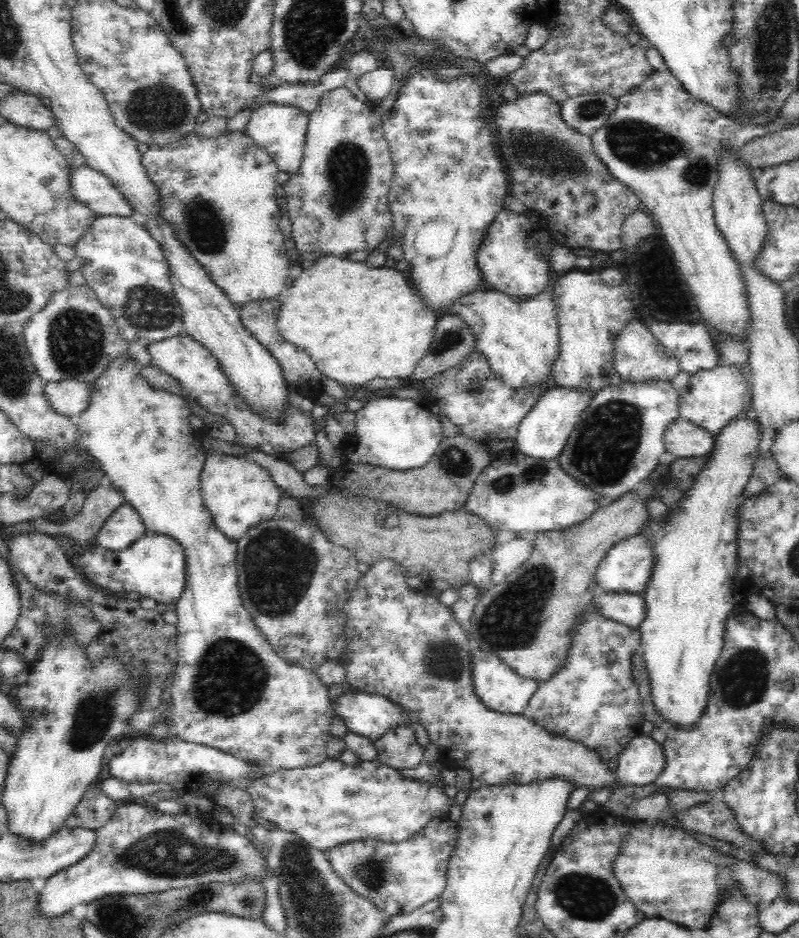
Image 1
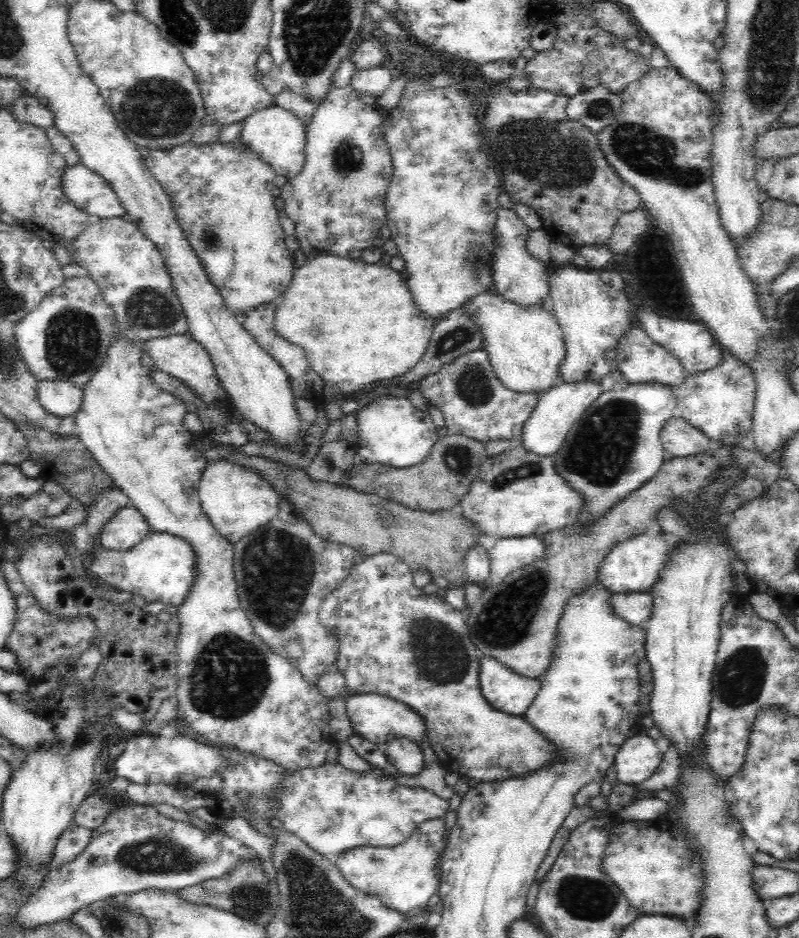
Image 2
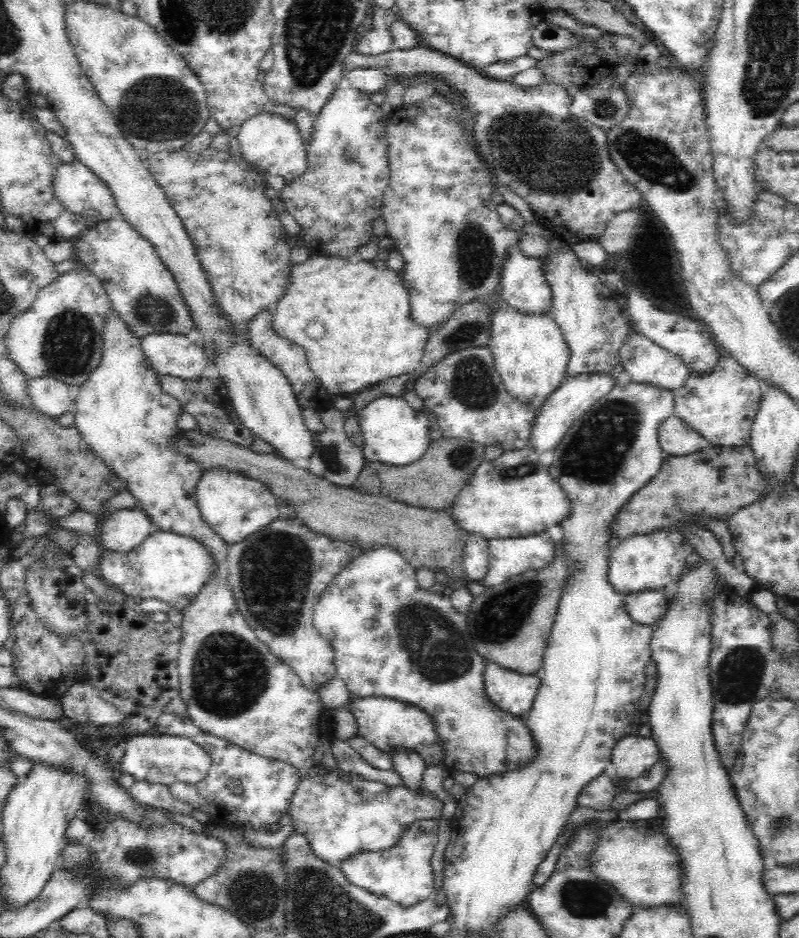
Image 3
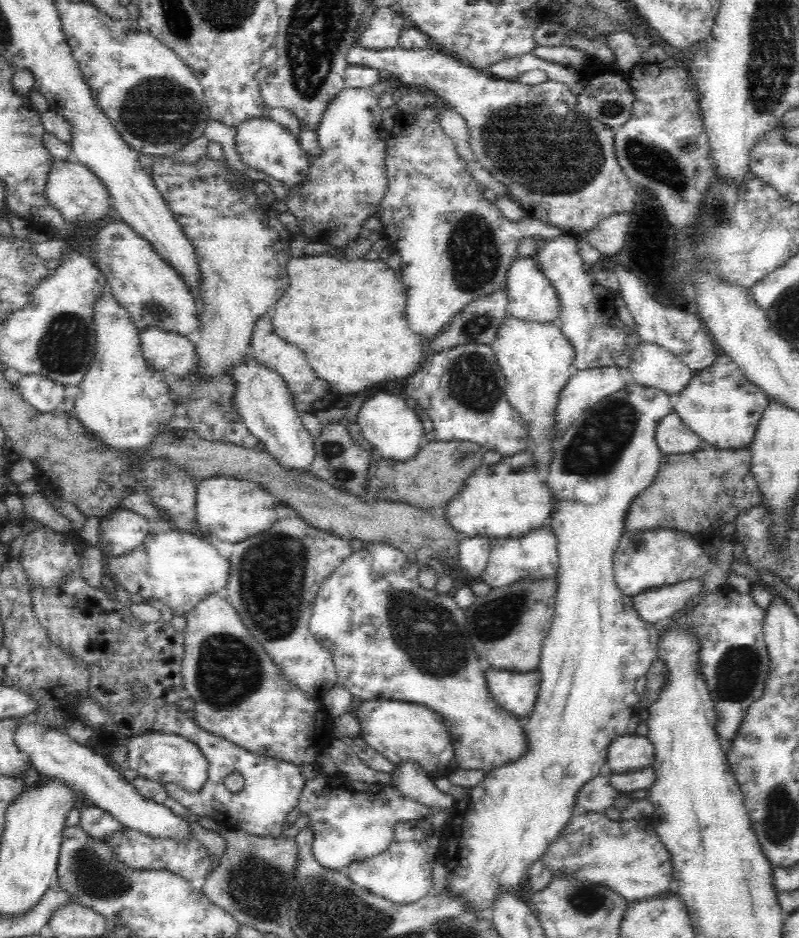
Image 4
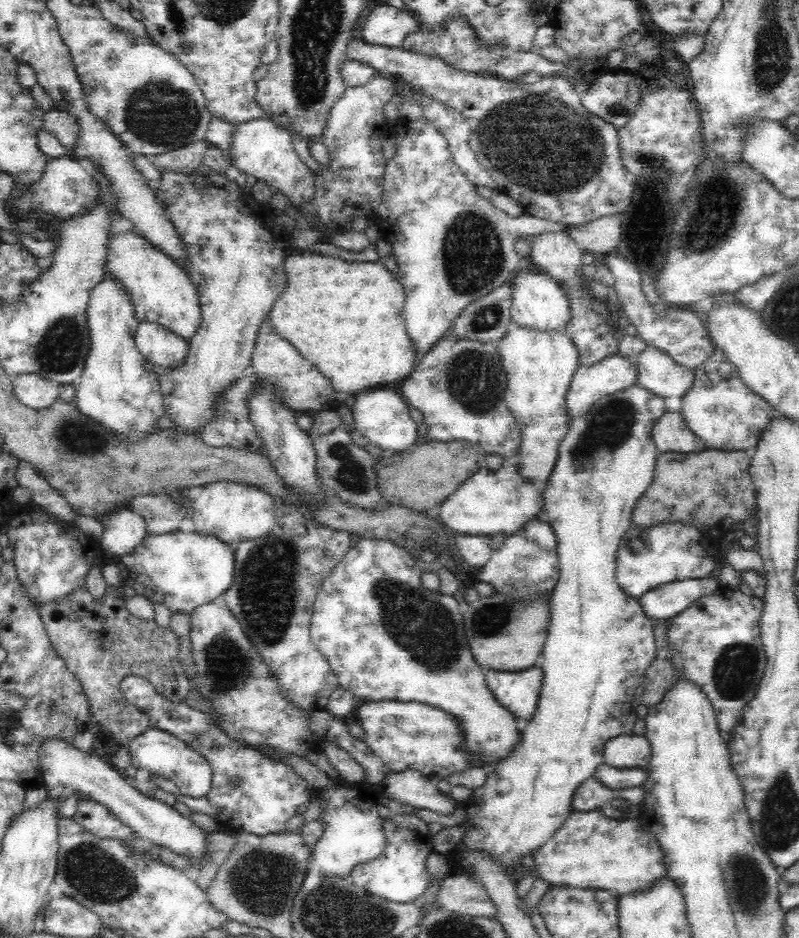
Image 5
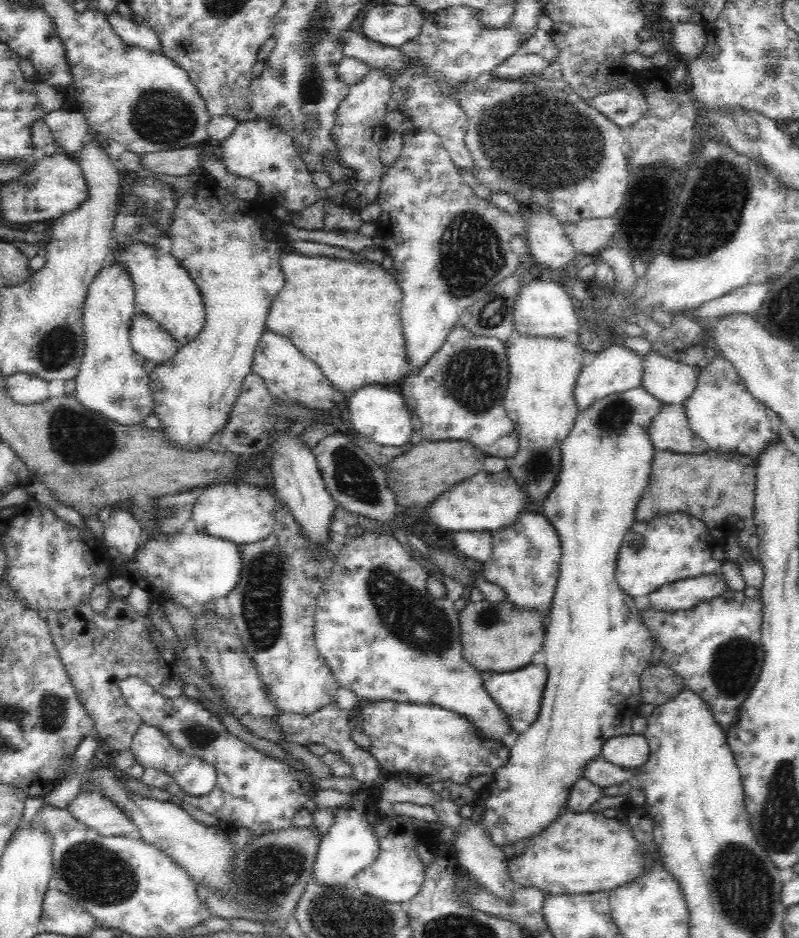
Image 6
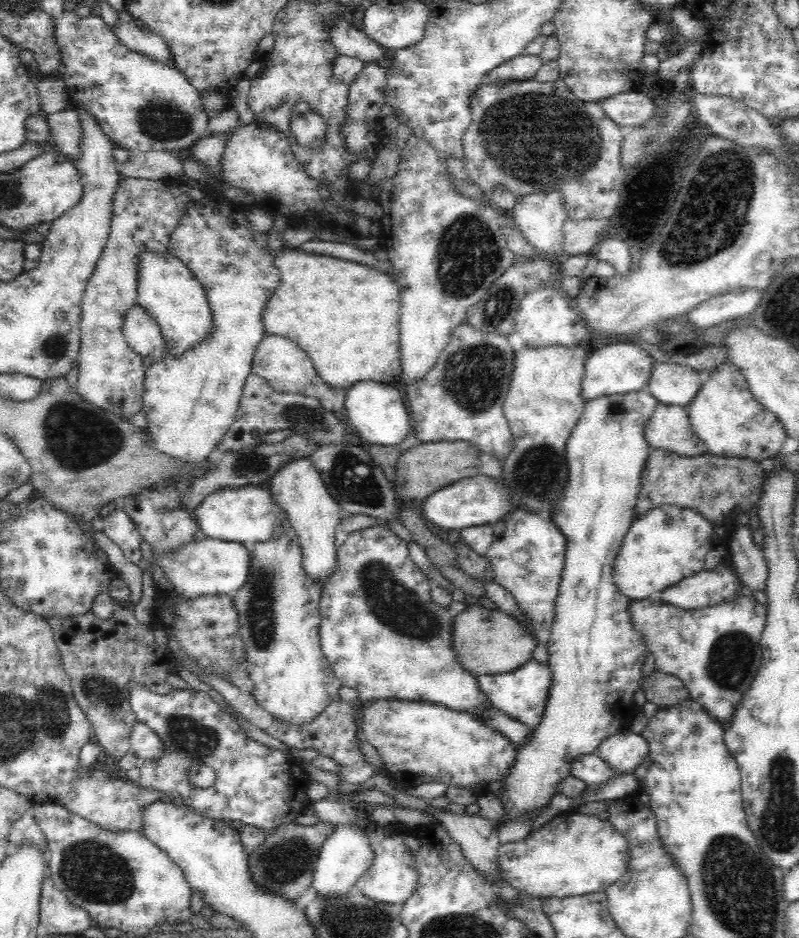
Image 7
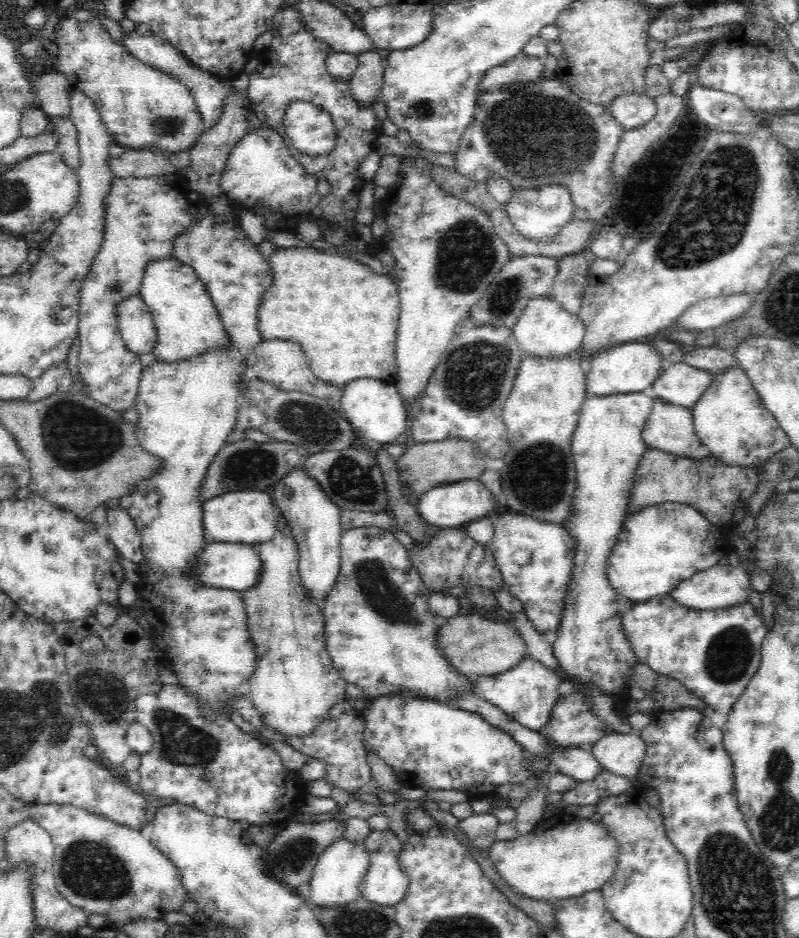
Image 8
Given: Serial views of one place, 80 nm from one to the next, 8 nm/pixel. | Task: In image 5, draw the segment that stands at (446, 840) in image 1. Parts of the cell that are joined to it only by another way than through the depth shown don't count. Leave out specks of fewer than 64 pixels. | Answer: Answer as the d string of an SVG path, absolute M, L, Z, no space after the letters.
M415 814L396 815L382 824L386 846L382 854L366 864L356 867L350 876L355 886L390 903L405 904L416 901L428 887L430 874L426 869L426 855L433 852L432 836L428 824Z

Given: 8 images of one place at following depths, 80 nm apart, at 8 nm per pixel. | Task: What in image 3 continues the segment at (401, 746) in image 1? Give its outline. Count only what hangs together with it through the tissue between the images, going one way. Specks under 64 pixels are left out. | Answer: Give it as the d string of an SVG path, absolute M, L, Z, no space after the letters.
M402 751L392 757L392 762L393 771L400 775L402 787L406 787L414 795L426 793L430 797L438 799L434 793L426 790L424 785L422 785L422 775L424 770L426 770L426 765L420 755L414 753L414 751Z

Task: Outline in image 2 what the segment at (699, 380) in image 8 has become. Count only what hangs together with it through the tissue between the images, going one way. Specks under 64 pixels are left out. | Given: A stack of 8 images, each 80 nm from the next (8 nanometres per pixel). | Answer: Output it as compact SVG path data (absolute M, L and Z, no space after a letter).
M636 325L628 329L628 332L620 339L617 348L617 363L623 374L623 380L632 384L658 383L674 388L685 381L686 374L682 363L664 347L656 344L643 328Z

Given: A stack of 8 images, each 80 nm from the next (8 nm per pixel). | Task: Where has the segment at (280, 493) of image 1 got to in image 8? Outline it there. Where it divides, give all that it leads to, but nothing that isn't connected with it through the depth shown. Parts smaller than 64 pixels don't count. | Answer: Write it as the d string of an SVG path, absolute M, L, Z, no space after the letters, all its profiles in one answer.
M227 492L203 502L203 527L213 543L238 543L256 548L269 542L277 529L280 510L267 492Z

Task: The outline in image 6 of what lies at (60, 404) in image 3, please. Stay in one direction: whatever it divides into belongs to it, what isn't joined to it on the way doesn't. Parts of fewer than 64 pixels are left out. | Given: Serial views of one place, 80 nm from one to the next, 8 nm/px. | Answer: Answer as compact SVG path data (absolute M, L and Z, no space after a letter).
M16 373L2 379L6 392L18 404L37 404L49 398L48 381L39 376Z

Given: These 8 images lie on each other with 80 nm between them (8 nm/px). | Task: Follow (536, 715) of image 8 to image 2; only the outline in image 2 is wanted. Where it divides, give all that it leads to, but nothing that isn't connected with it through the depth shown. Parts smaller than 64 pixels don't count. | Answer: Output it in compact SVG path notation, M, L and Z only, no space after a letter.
M484 654L479 677L484 698L495 709L515 717L524 716L541 687L539 678L520 676Z

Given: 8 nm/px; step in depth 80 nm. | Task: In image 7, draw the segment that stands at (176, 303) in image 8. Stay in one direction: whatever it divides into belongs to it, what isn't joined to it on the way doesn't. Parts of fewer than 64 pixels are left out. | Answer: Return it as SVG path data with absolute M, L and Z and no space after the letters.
M168 250L163 253L147 252L140 257L136 303L145 308L160 327L164 356L175 357L187 353L204 342L215 329L206 291L194 273Z

